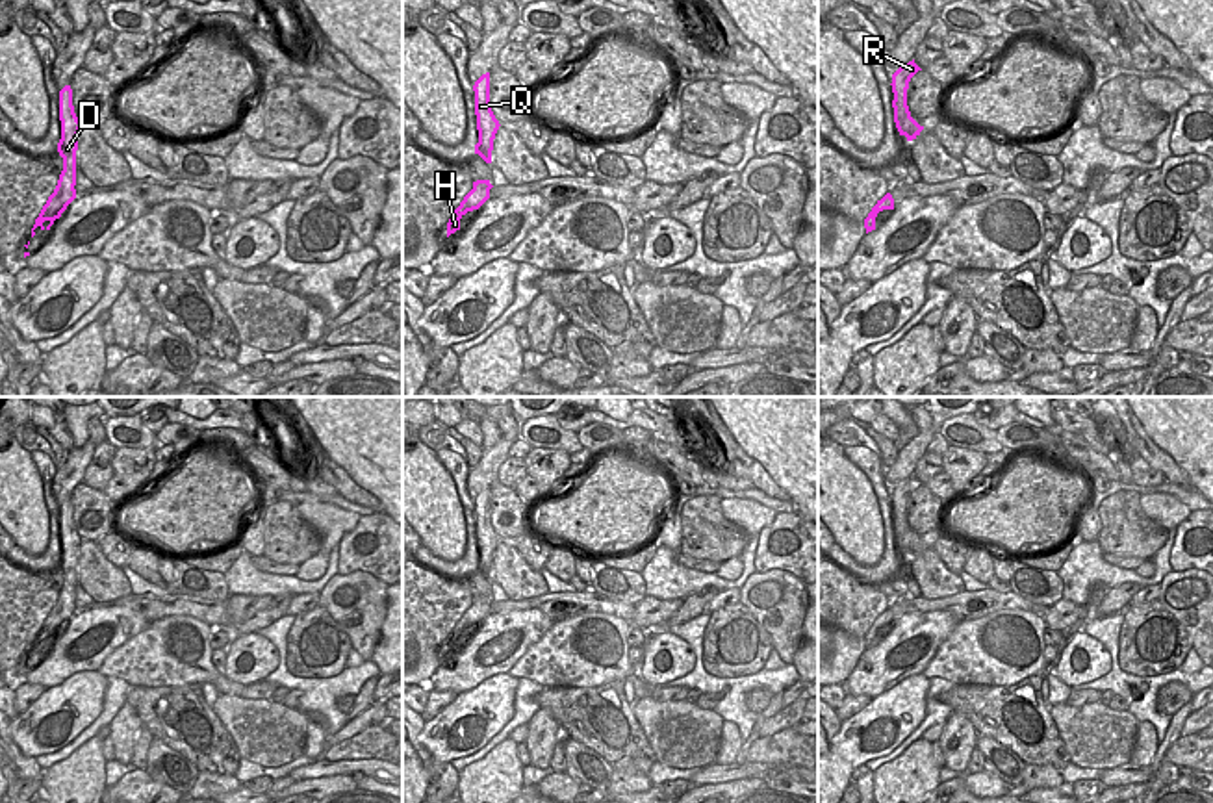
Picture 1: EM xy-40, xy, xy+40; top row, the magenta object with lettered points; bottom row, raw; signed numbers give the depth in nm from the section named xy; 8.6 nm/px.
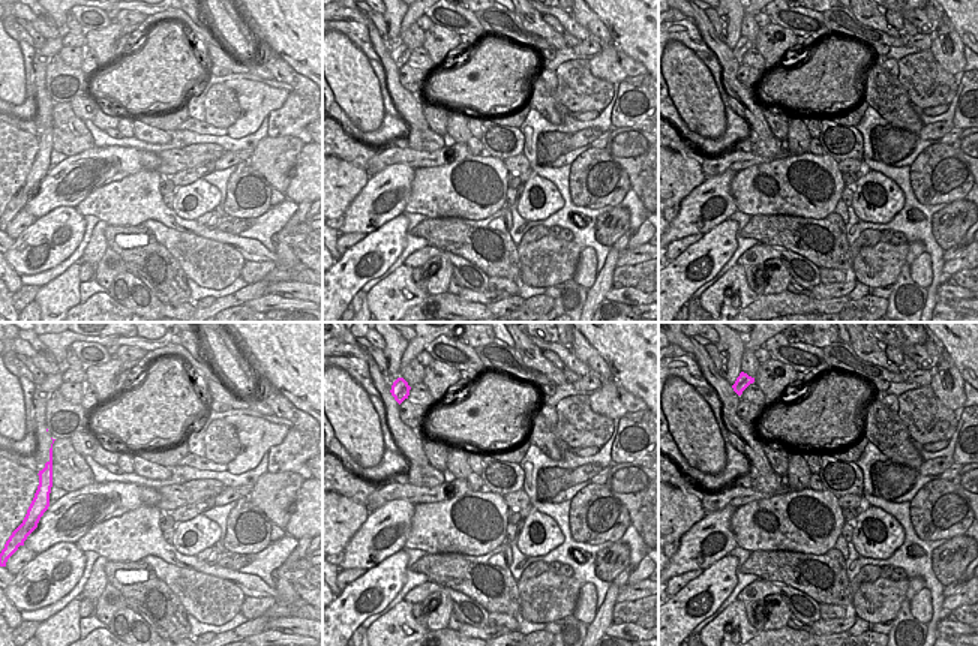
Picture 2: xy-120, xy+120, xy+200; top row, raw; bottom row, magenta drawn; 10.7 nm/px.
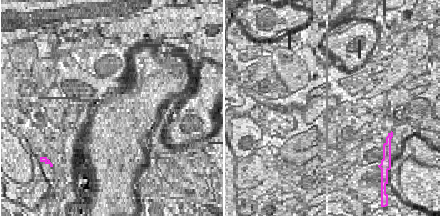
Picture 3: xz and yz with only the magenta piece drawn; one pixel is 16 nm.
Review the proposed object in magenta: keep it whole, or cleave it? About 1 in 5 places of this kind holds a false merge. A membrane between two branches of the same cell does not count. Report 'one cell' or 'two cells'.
one cell

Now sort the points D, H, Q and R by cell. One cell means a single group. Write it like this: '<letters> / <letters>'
D H Q R

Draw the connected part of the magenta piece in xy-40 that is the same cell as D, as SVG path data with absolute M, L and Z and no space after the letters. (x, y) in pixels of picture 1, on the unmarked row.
M65 501L59 506L59 536L61 536L61 554L57 558L57 567L63 573L63 586L59 590L57 601L54 608L48 612L46 619L43 621L39 632L35 634L35 640L32 644L32 653L35 651L35 644L39 642L45 645L43 638L48 636L50 642L56 634L61 632L61 629L67 625L67 621L76 614L76 566L78 566L78 549L83 542L72 521L72 504L70 501Z

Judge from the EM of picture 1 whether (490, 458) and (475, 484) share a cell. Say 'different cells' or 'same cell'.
same cell

